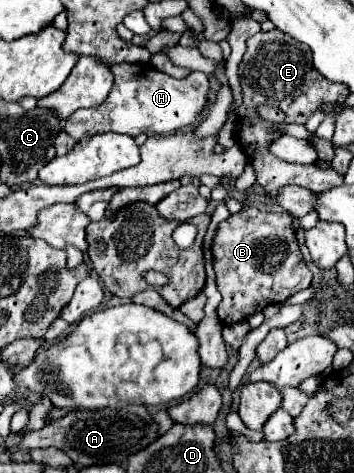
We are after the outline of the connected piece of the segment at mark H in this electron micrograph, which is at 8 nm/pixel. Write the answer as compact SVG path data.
M113 63L111 73L113 89L109 91L107 101L99 107L79 109L67 117L65 131L73 139L81 141L107 131L131 137L137 137L139 133L169 135L199 123L209 95L209 79L205 73L191 73L185 79L173 79L143 63Z

